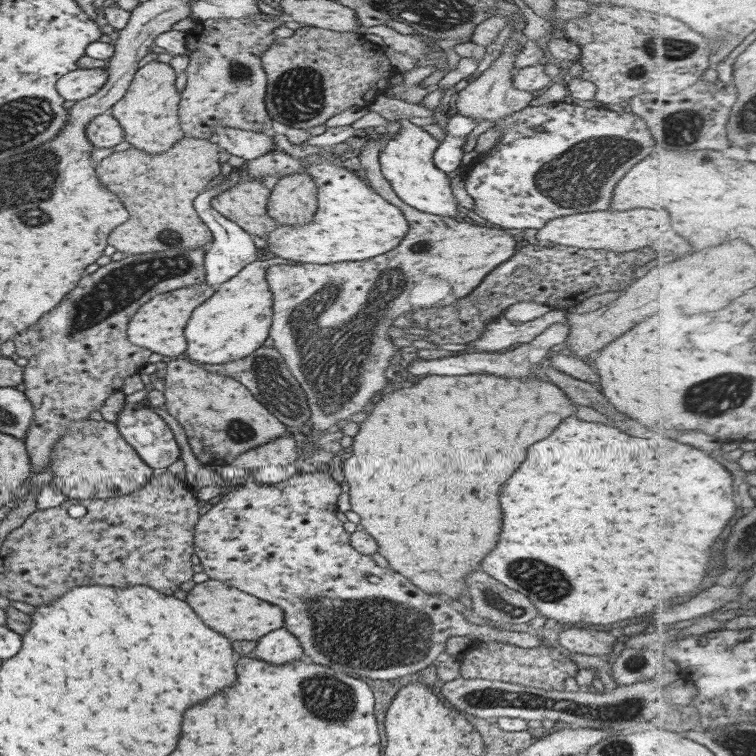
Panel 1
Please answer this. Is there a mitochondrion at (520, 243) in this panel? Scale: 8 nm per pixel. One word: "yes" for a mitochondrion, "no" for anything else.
no

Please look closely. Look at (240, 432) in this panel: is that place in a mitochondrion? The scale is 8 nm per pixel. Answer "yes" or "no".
yes

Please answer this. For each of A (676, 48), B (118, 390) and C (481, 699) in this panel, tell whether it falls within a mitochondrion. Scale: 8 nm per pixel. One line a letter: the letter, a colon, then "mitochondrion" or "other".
A: mitochondrion
B: other
C: mitochondrion

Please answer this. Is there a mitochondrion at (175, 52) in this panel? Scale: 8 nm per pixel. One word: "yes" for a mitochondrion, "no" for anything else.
no

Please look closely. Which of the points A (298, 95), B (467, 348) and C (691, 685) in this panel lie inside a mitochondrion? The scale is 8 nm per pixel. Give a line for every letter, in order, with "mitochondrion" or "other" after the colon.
A: mitochondrion
B: other
C: other

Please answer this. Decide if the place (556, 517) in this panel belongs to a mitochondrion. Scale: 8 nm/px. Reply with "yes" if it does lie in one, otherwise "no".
no

